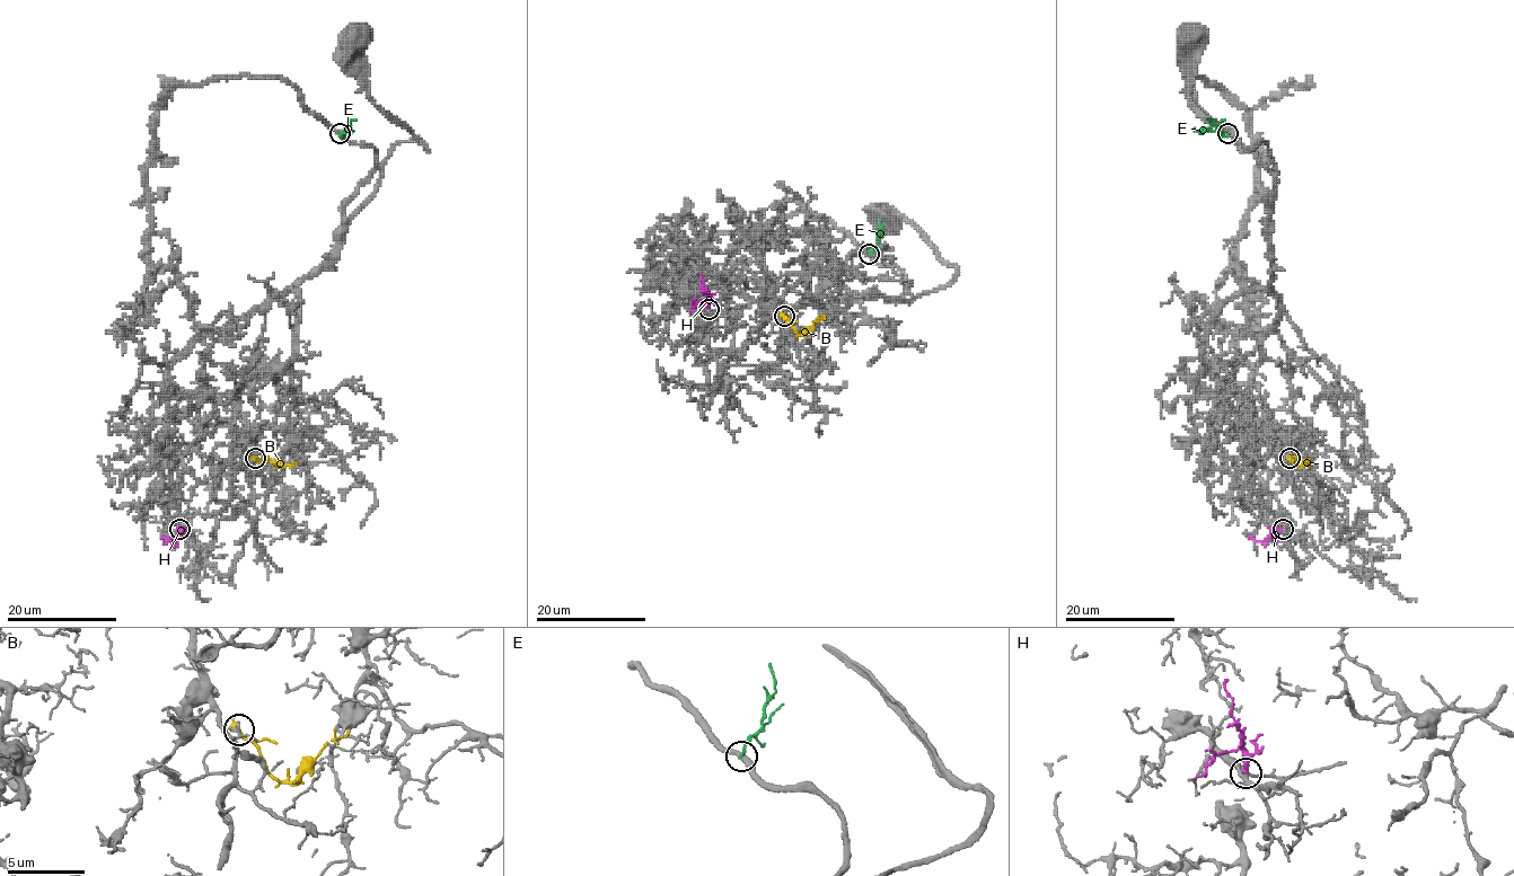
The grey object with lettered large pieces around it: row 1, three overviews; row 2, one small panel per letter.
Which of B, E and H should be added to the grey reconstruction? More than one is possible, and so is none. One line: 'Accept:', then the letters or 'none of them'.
Accept: H

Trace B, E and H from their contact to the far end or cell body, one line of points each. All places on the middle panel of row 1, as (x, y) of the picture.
B: (784, 317), (799, 335), (824, 317)
E: (869, 254), (880, 230), (879, 221)
H: (709, 308), (702, 275)

